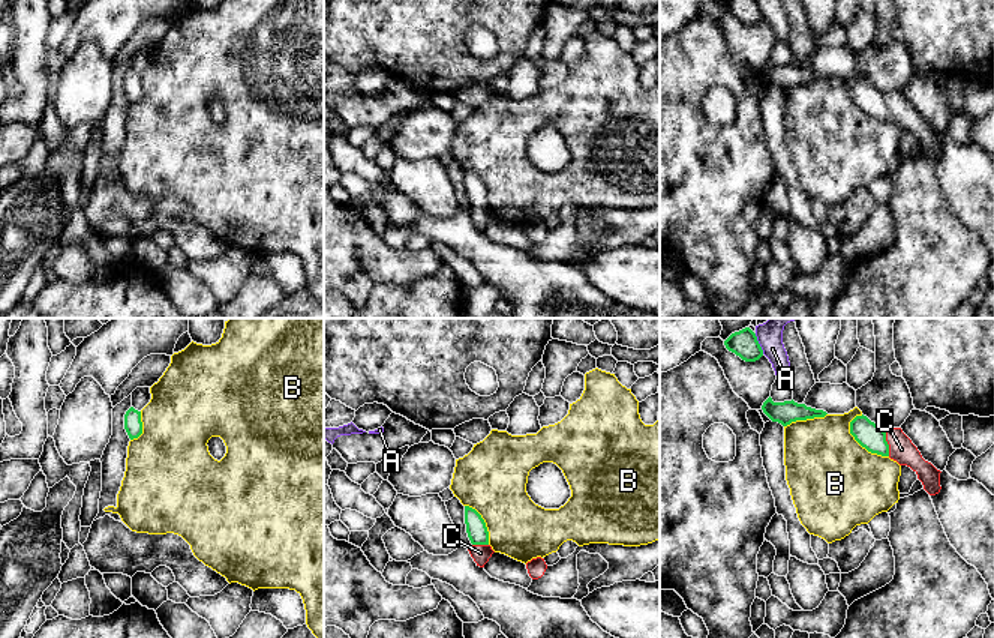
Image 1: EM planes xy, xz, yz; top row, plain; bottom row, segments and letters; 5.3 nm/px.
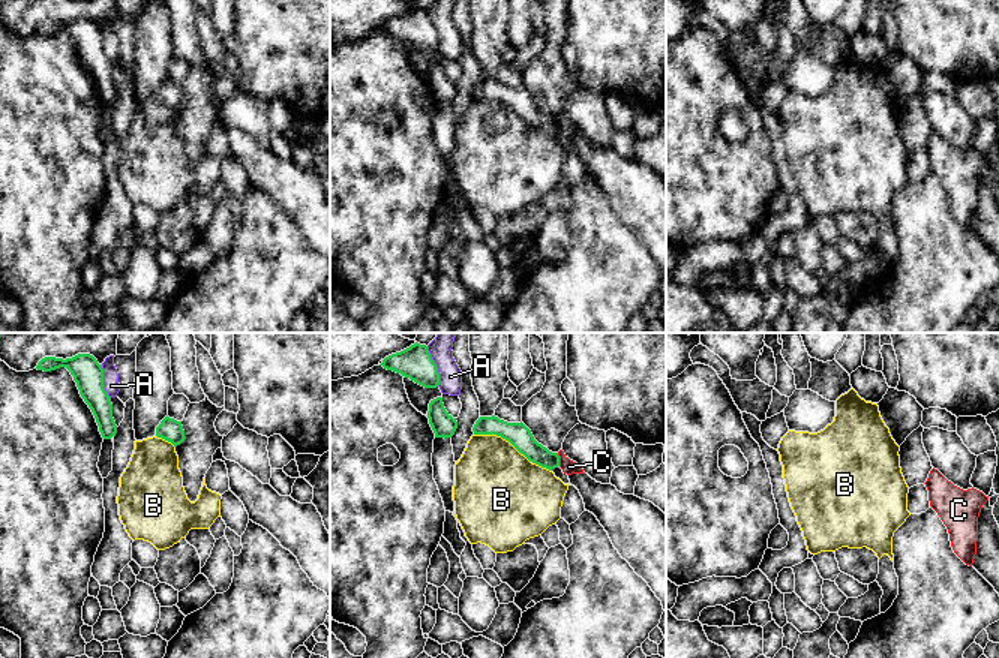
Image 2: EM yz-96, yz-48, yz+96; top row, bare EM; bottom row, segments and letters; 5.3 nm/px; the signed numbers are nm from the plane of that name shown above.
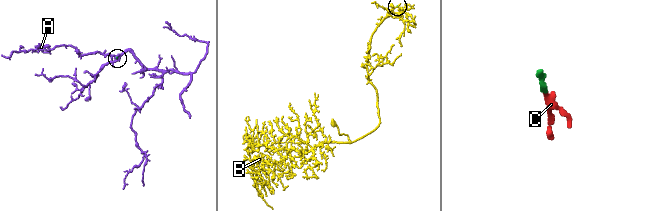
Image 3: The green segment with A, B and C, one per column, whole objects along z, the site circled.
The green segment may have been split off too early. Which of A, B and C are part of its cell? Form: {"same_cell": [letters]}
{"same_cell": ["C"]}

